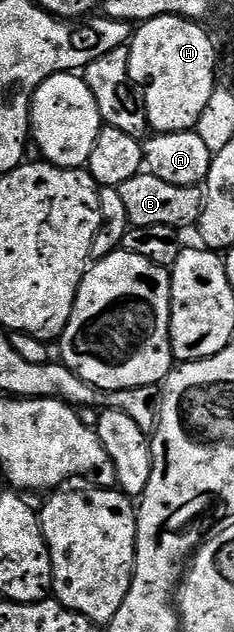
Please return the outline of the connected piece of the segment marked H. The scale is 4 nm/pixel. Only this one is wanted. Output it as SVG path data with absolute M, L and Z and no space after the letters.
M159 16L142 22L130 38L129 74L143 92L148 123L156 134L194 130L217 87L217 51L200 25L192 18Z

